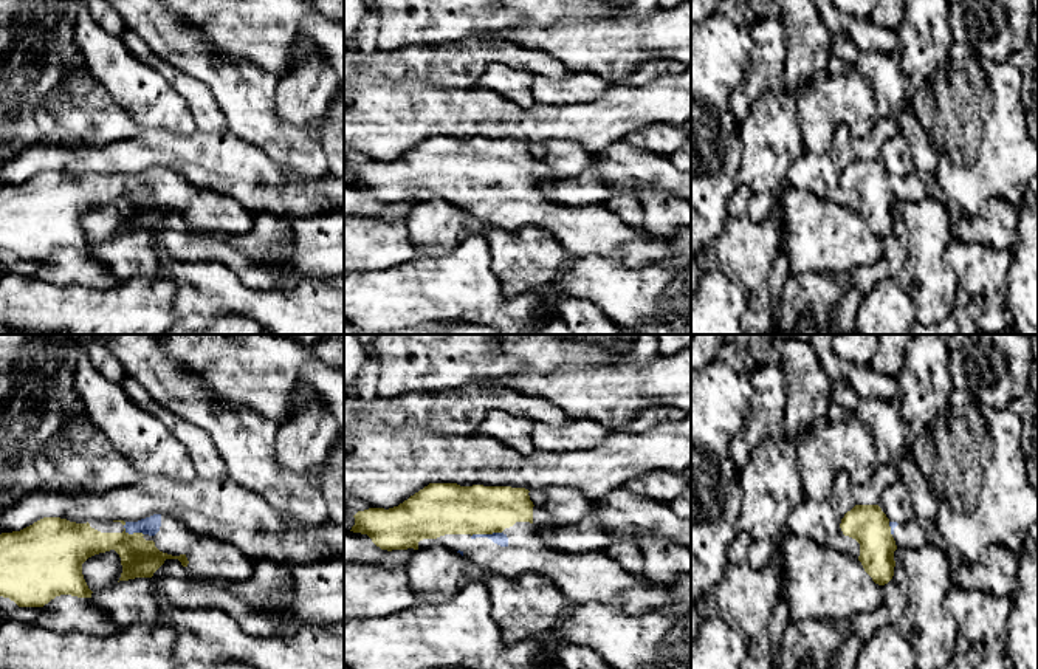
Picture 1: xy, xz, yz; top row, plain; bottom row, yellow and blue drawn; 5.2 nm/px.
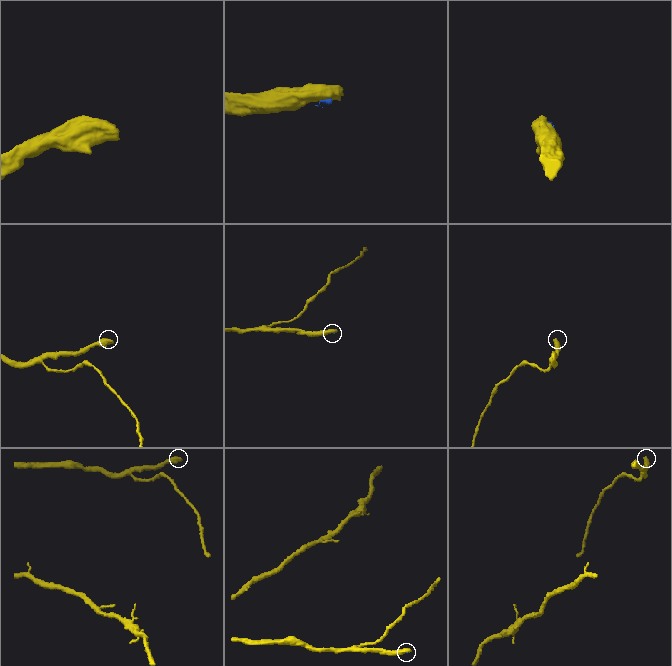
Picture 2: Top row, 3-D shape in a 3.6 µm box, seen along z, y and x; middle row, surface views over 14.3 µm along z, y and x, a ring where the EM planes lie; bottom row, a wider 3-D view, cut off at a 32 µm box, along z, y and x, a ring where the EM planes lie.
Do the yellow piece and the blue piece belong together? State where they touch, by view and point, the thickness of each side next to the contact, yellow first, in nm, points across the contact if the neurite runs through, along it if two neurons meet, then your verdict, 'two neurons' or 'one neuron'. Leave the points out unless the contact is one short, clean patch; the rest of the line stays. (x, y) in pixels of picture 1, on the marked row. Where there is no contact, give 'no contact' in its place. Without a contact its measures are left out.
contact xz (485, 533); calibres 280 and 70 nm; way xz (445, 508), (462, 510), (485, 533), (494, 533), (501, 539); one neuron

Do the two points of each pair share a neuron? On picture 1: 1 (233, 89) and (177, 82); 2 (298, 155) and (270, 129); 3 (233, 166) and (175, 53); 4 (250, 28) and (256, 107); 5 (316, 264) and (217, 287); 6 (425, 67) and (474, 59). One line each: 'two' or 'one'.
1: two
2: one
3: two
4: two
5: two
6: one

